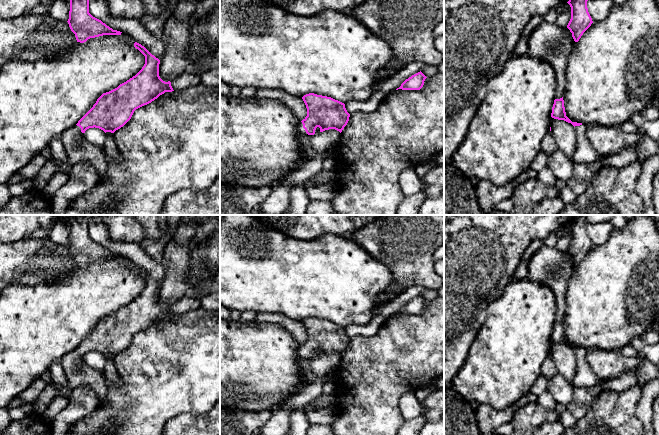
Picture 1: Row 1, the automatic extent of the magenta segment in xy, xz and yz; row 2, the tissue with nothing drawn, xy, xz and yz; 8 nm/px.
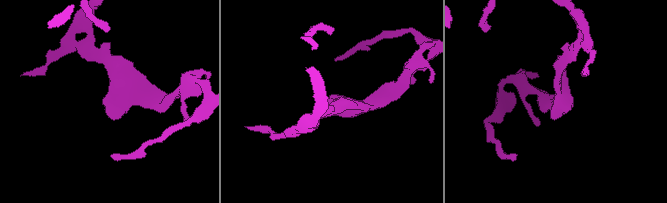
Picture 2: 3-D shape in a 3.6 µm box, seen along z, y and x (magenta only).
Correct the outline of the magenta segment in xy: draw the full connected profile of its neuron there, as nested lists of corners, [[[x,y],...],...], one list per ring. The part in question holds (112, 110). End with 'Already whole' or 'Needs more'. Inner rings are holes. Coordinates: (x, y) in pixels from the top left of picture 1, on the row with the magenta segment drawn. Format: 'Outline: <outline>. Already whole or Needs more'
Outline: [[[135,42],[134,47],[145,56],[142,69],[117,88],[103,93],[78,123],[61,135],[68,163],[73,166],[86,160],[95,167],[99,178],[104,178],[107,172],[104,147],[98,147],[86,138],[85,131],[95,127],[105,133],[114,133],[131,119],[136,109],[165,92],[174,91],[171,82],[165,82],[159,76],[160,60],[141,44]]]. Needs more

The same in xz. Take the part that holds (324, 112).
Outline: [[[314,93],[306,94],[302,99],[307,108],[307,116],[297,125],[300,134],[314,135],[317,127],[320,132],[335,129],[341,133],[347,125],[350,114],[344,103]]]. Needs more

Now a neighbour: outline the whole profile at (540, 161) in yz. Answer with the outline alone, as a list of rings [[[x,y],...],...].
[[[540,150],[536,158],[532,161],[531,168],[532,170],[539,172],[541,169],[547,166],[547,161],[548,161],[548,155]]]

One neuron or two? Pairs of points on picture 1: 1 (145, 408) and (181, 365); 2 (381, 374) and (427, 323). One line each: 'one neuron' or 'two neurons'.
1: one neuron
2: one neuron

